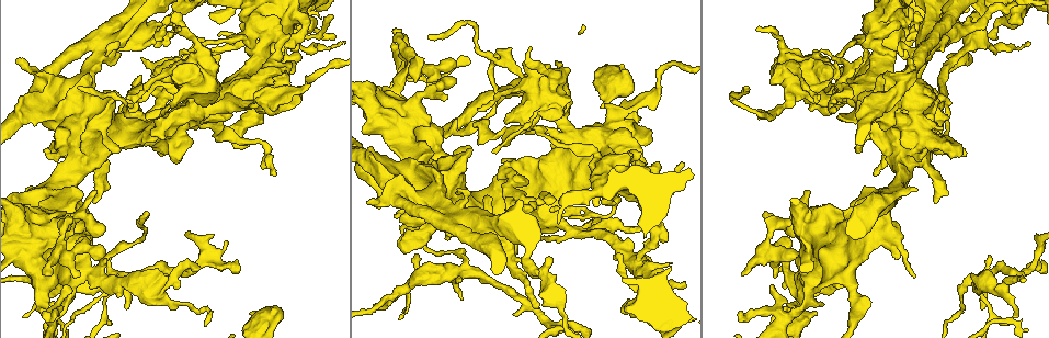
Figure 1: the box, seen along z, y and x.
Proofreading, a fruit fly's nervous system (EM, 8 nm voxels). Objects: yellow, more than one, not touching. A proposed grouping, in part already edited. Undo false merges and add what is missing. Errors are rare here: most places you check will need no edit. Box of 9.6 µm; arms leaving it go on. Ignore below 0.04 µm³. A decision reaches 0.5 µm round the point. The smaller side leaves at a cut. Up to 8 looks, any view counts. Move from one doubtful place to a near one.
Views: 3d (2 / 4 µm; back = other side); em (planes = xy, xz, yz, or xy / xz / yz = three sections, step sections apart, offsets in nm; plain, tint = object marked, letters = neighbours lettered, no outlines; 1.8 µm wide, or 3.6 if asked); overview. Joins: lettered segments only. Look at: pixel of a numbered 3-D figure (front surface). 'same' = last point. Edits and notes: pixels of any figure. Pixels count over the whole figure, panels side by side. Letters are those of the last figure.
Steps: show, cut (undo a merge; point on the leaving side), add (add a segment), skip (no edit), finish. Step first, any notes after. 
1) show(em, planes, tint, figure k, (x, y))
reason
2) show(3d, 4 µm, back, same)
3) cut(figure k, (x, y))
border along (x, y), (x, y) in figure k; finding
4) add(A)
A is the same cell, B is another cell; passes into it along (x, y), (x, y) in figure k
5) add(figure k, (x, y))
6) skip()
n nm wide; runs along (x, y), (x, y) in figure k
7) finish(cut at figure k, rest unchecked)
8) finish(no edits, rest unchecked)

show(3d, 4 µm, back, figure 1, (250, 312))
an open end

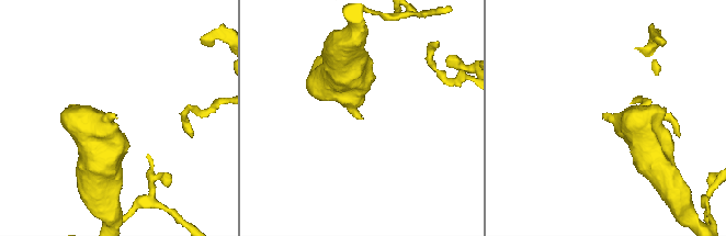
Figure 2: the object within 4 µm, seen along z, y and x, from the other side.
show(em, 3.6 µm, yz, step 8, tint, figure 2, (607, 113))
now the EM

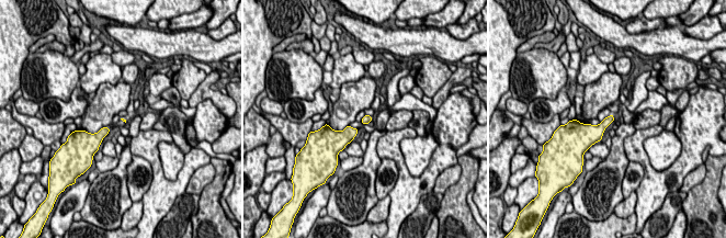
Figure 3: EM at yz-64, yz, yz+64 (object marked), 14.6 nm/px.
show(em, 3.6 µm, planes, letters, same)

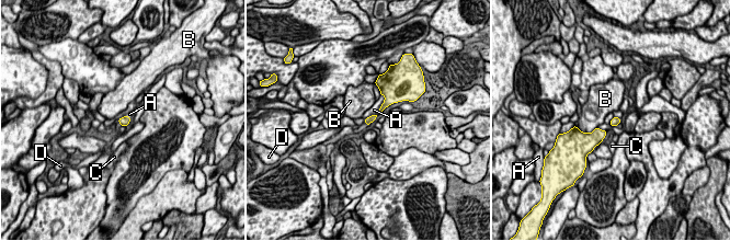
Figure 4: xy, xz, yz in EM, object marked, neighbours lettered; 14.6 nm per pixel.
skip()
A, B, C and D are other cells; runs along (388, 94), (388, 101), (368, 121) in figure 4; no lettered segment goes on from it

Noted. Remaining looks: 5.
show(3d, 4 µm, back, figure 1, (892, 130))
calibre changes

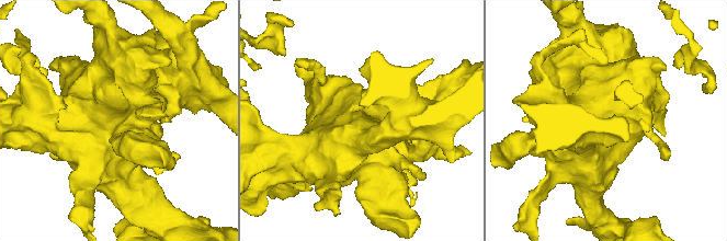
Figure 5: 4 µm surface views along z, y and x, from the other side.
show(em, 3.6 µm, planes, tint, figure 5, (108, 116))

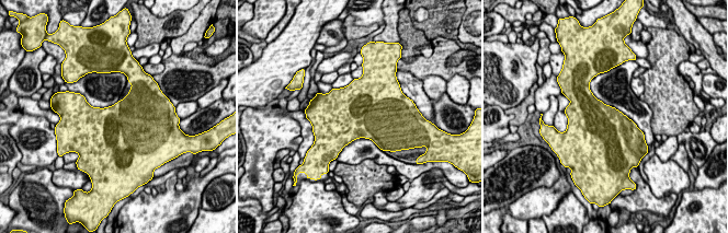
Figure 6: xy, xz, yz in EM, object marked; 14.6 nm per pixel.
show(em, 3.6 µm, planes, letters, same)

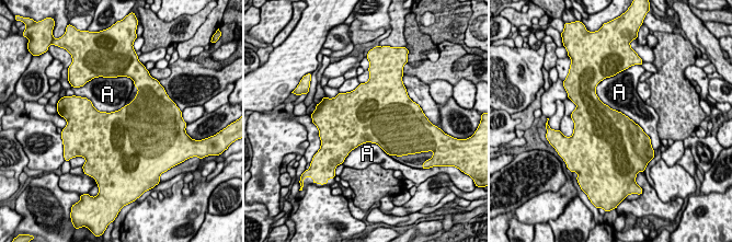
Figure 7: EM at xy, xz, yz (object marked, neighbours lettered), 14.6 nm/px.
skip()
650 nm wide; A touches over 1050 nm; A is another cell; continuous, no second neuron

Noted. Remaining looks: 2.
show(em, yz, step 4, letters, figure 1, (472, 228))
a fork

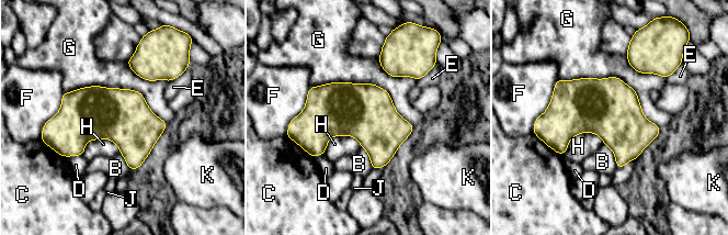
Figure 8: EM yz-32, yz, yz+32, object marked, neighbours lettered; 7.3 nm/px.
skip()
B, C, D, E, F, G, H, J and K are other cells; border along (604, 143), (578, 133), (562, 155) in figure 8; one neuron here

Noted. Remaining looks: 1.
finish(no edits, rest unchecked)

